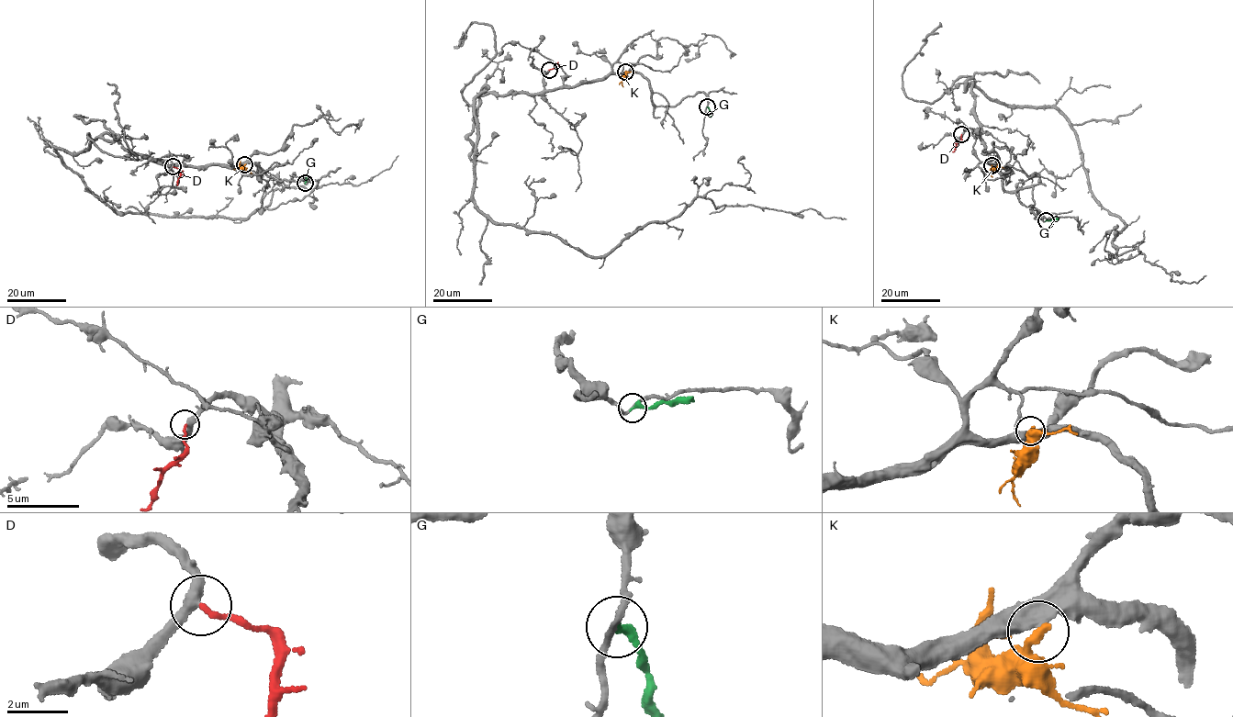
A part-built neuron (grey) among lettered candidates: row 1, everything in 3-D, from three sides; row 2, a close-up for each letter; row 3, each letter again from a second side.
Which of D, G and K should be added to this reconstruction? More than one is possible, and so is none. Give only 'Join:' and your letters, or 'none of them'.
Join: D

